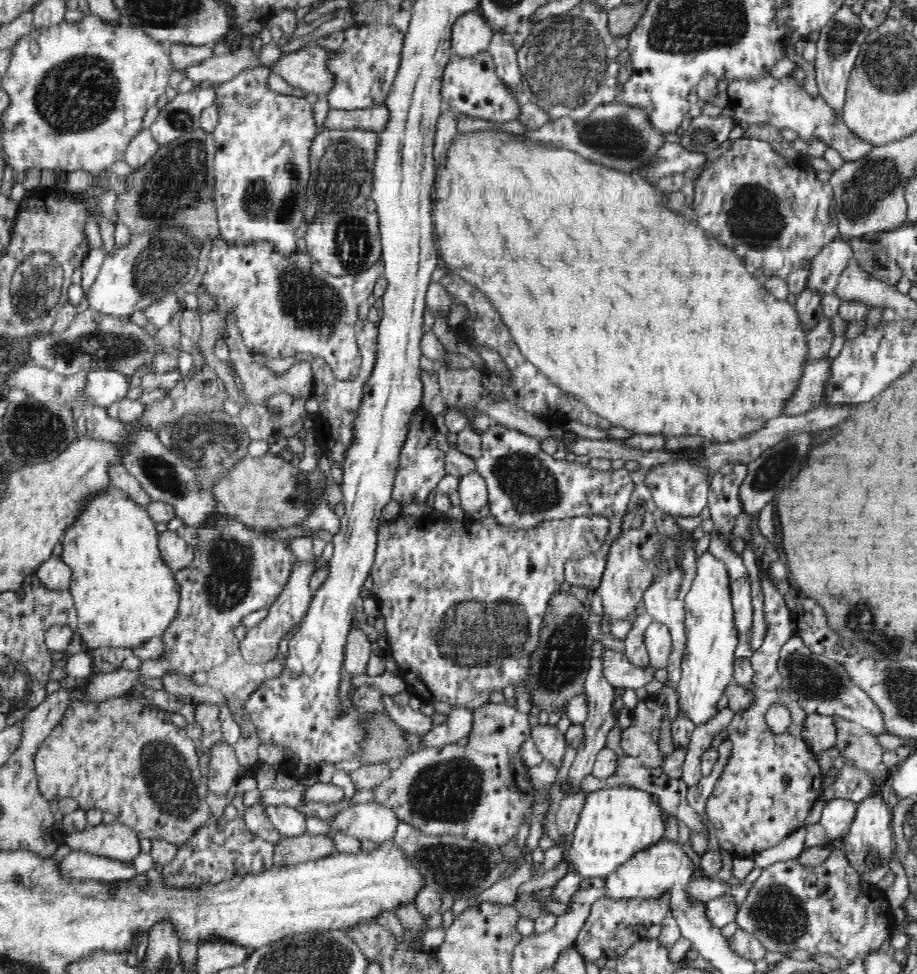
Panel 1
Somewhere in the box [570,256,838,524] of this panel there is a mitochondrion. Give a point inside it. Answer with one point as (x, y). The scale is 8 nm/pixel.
(776, 467)

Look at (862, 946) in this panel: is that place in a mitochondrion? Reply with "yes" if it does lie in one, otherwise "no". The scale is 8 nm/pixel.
no

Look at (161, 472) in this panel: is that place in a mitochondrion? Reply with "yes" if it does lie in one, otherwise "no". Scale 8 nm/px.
yes

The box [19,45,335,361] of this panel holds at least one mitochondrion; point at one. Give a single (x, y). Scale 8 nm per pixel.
(78, 94)

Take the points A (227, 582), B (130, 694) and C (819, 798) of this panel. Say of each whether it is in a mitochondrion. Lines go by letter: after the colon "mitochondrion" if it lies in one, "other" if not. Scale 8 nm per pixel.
A: mitochondrion
B: other
C: other

